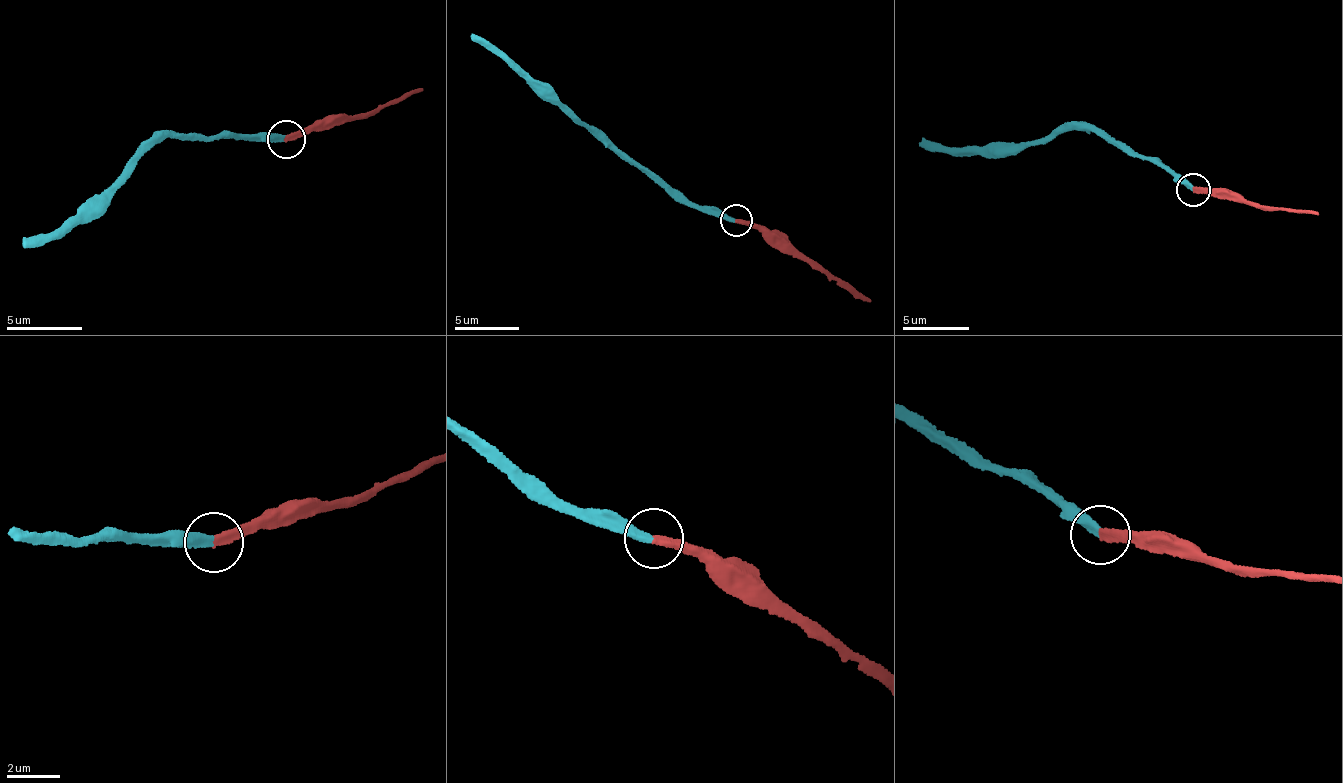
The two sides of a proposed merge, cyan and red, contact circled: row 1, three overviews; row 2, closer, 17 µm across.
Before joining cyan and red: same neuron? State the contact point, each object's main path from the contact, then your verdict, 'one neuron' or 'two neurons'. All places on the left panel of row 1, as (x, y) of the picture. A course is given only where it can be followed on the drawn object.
at (286, 139); cyan runs (286, 137), (172, 133), (139, 146), (110, 187), (23, 247); red runs (286, 137), (340, 123), (423, 87); one neuron

